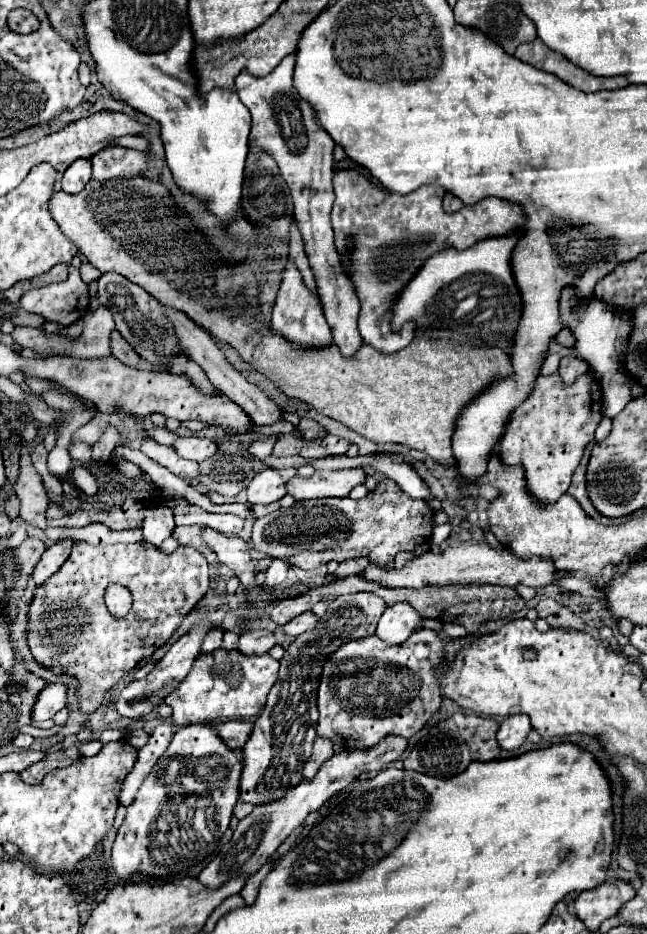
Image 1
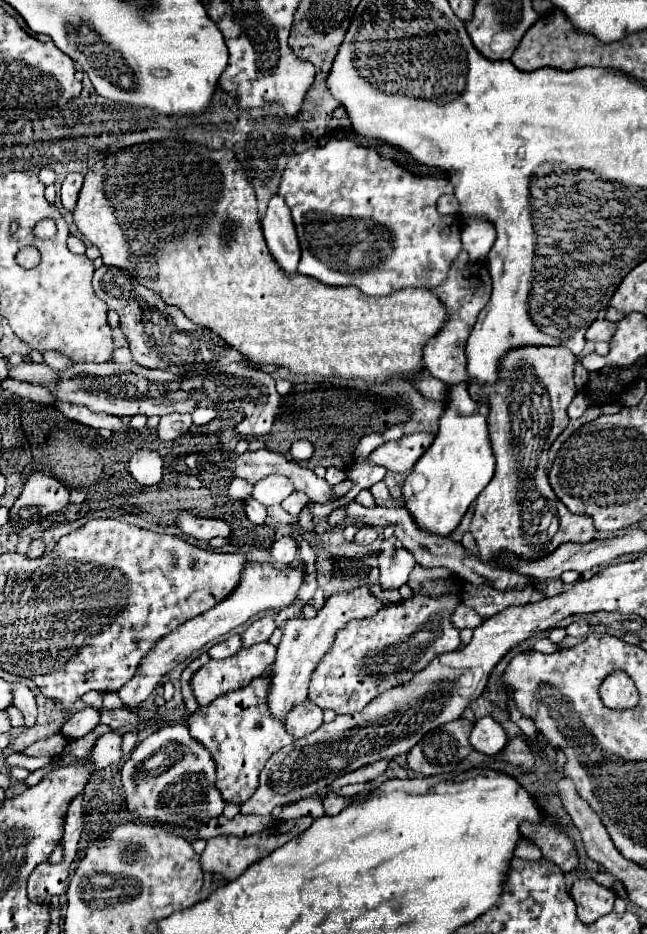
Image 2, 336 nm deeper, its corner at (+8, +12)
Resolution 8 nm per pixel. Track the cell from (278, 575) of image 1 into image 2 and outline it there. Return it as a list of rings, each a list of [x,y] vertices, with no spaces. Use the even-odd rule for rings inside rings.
[[[286,535],[270,547],[270,553],[276,563],[292,563],[298,555],[298,543],[290,535]]]

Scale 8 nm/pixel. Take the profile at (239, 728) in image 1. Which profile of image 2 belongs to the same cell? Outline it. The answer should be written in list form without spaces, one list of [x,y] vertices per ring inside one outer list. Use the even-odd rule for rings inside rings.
[[[100,709],[100,723],[112,729],[132,729],[136,723],[142,723],[140,717],[128,709]]]

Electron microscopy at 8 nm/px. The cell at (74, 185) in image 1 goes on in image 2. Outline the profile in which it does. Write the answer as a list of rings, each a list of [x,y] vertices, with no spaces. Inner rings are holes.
[[[70,173],[60,187],[60,201],[68,213],[74,211],[74,205],[78,201],[78,193],[82,189],[82,181],[84,181],[84,177],[80,173]]]

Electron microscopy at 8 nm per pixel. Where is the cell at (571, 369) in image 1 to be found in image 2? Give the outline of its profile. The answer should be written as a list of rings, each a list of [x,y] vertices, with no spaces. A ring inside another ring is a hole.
[[[598,319],[586,331],[586,339],[594,341],[594,343],[596,341],[610,341],[610,337],[614,335],[614,329],[616,329],[616,323],[606,321],[606,319]]]

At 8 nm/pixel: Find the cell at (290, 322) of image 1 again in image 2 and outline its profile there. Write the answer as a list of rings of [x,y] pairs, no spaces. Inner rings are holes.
[[[274,195],[262,217],[262,229],[270,253],[286,273],[294,273],[300,261],[300,245],[292,223],[290,207],[280,195]]]

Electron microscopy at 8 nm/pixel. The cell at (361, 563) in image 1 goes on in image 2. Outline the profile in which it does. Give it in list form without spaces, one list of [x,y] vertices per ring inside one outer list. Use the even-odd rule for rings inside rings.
[[[362,525],[362,527],[358,529],[356,537],[354,537],[354,541],[360,543],[360,545],[370,545],[370,543],[376,541],[376,539],[378,539],[378,529],[368,527],[368,525]]]

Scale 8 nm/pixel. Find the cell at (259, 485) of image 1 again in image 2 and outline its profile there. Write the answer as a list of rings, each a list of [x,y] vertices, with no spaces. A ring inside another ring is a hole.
[[[270,475],[266,479],[260,479],[254,487],[252,497],[262,503],[262,505],[278,505],[282,503],[290,493],[294,491],[294,485],[290,479],[286,477],[278,477],[278,475]]]

